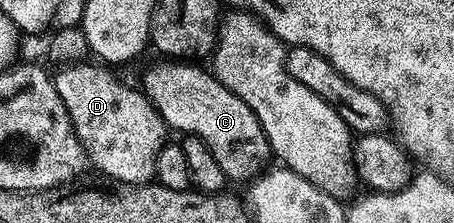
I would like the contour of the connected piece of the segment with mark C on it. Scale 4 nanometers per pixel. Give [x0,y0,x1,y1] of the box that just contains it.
[141,58,271,181]

